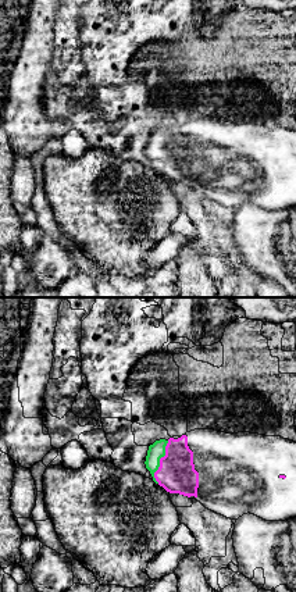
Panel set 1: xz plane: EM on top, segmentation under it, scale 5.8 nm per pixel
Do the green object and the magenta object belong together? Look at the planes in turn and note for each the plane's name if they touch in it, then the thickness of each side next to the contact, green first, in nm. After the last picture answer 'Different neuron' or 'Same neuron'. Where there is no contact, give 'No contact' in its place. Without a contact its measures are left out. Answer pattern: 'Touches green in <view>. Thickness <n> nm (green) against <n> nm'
Touches green in xz. Thickness 90 nm (green) against 220 nm

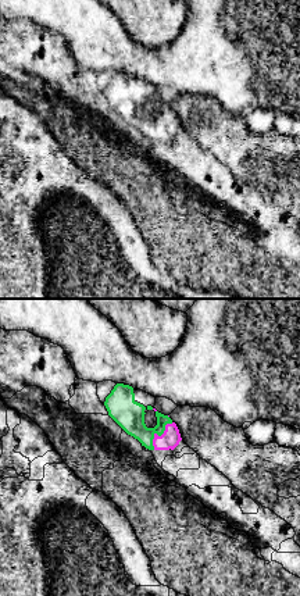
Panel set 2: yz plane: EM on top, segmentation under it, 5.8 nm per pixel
Touches green in yz. Thickness 170 nm (green) against 110 nm

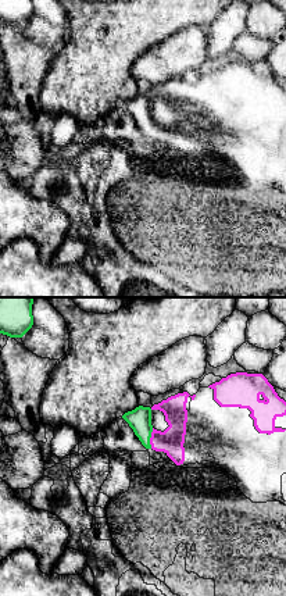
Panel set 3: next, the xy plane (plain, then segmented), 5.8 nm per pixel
Touches green in xy. Thickness 140 nm (green) against 150 nm

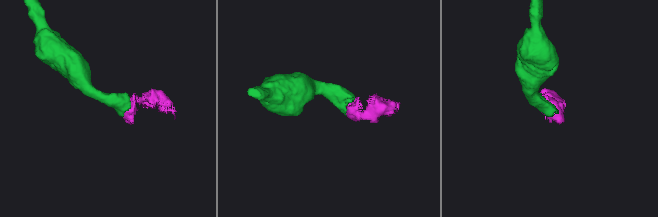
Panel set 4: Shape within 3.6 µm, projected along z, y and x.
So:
Same neuron

